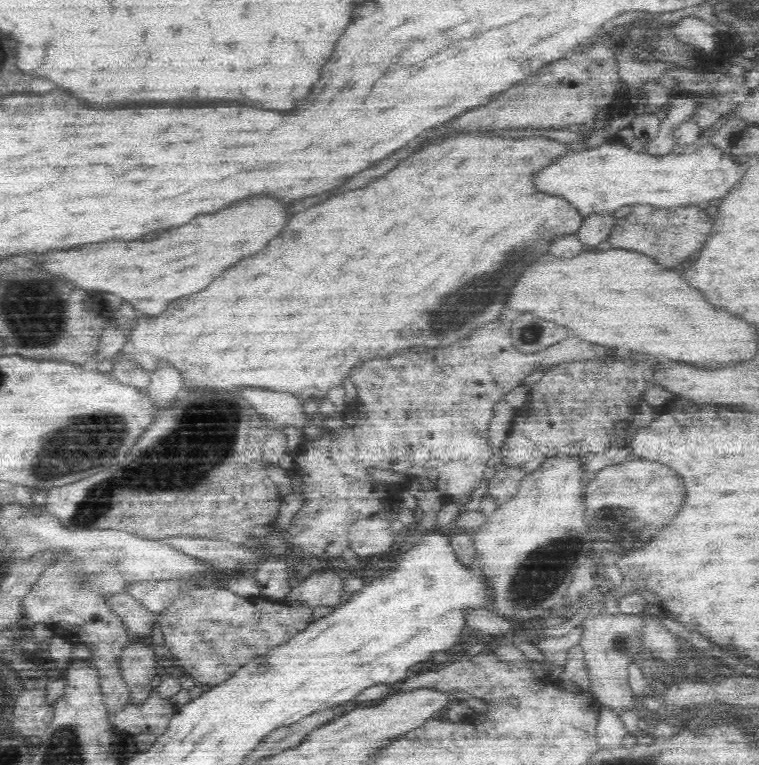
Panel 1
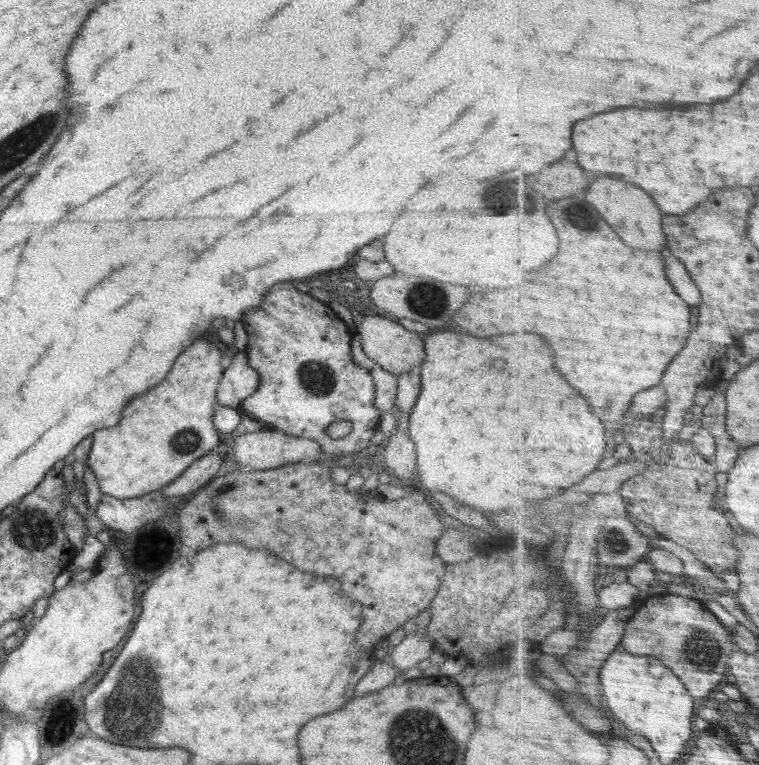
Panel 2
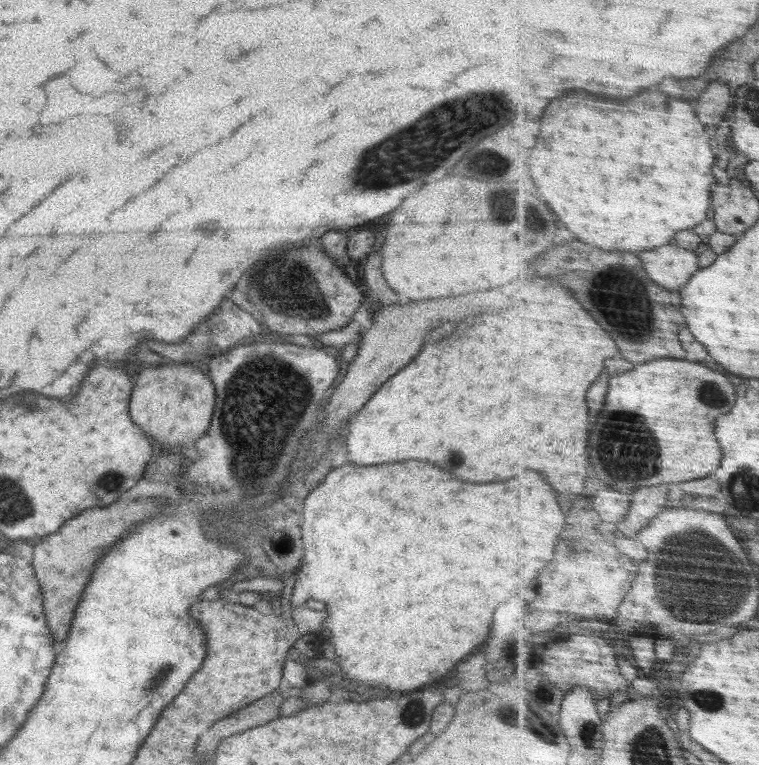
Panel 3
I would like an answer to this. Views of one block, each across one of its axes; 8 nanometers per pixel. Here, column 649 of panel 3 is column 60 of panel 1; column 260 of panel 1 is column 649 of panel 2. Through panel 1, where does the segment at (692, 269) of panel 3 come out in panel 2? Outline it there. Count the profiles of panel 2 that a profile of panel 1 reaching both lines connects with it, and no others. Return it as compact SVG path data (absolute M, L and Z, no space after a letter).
M600 178L590 188L588 200L598 206L598 210L602 210L604 218L614 226L614 230L618 230L618 234L622 234L622 238L626 238L626 242L630 242L630 246L646 250L662 250L664 246L668 246L668 235L662 226L664 212L644 188L620 178Z

